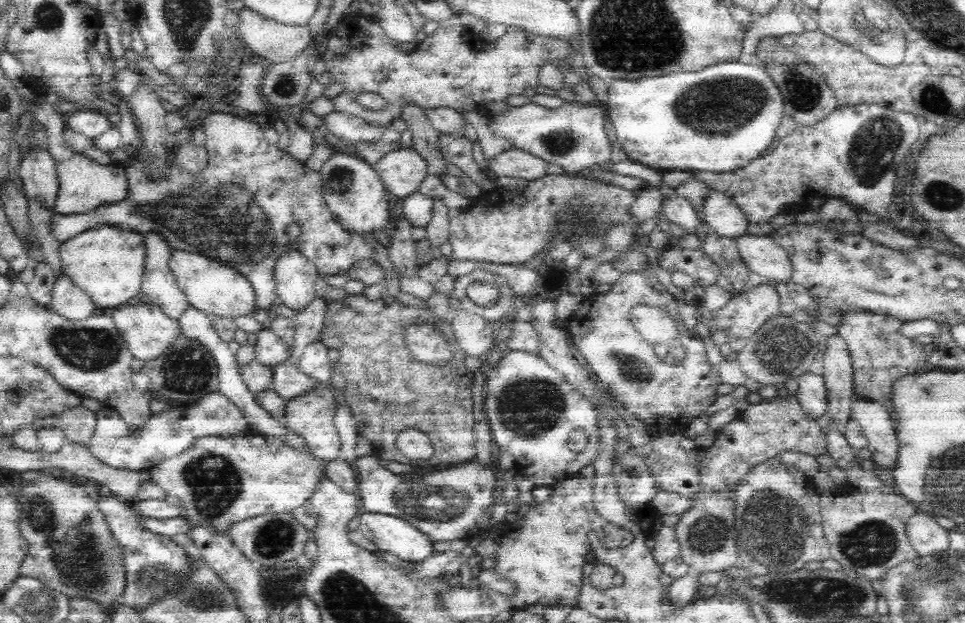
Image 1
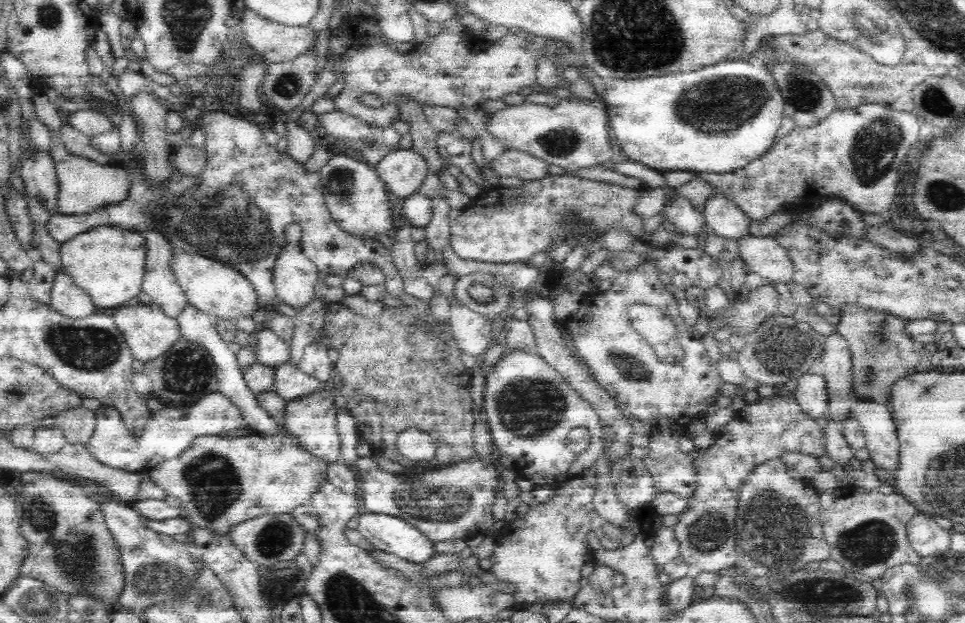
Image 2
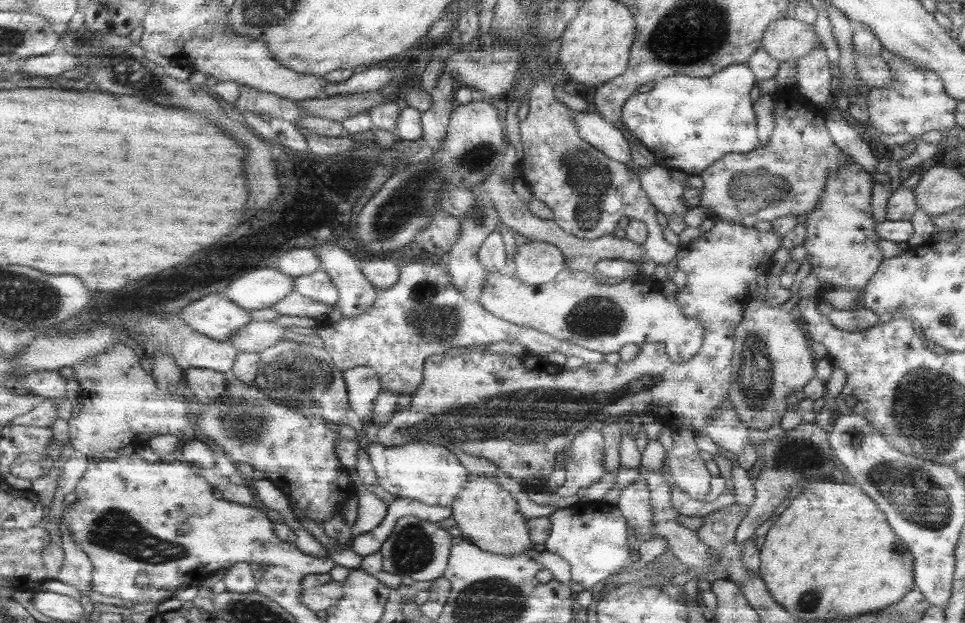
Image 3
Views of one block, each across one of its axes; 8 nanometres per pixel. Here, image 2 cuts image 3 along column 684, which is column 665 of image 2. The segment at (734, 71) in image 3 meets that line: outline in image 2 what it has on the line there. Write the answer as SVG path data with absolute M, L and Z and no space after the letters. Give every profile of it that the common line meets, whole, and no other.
M742 58L736 60L724 60L717 62L716 66L704 66L700 70L688 70L683 73L670 73L667 75L656 75L642 78L610 78L604 83L606 91L605 103L608 106L610 126L614 130L615 142L620 145L624 156L630 162L639 162L662 174L674 171L687 171L695 174L725 174L744 168L750 161L765 156L775 144L777 133L781 127L785 114L785 100L782 91L778 88L773 75L765 73L764 66L756 62L744 61Z

